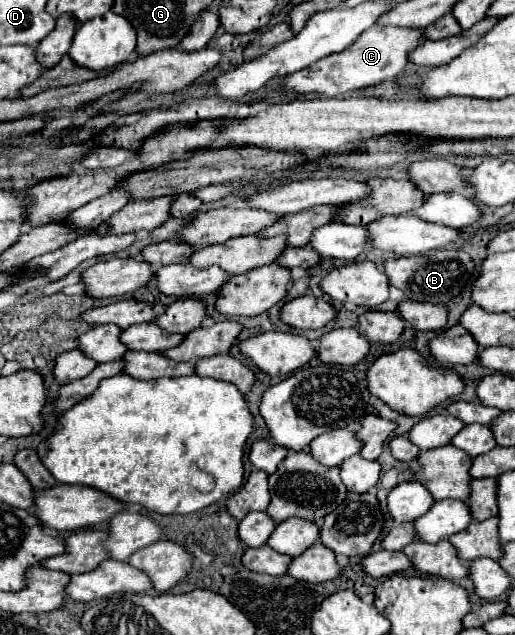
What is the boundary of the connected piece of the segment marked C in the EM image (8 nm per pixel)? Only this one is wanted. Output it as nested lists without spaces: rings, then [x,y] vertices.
[[[373,25],[345,51],[333,53],[311,67],[287,75],[285,89],[297,93],[325,93],[327,97],[349,97],[369,85],[395,79],[399,73],[403,73],[409,63],[411,51],[423,45],[423,41],[425,29],[399,29],[391,25],[387,29],[379,29],[377,25]]]

